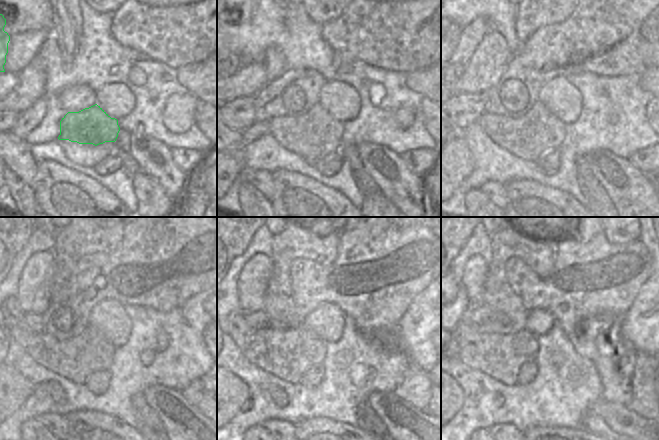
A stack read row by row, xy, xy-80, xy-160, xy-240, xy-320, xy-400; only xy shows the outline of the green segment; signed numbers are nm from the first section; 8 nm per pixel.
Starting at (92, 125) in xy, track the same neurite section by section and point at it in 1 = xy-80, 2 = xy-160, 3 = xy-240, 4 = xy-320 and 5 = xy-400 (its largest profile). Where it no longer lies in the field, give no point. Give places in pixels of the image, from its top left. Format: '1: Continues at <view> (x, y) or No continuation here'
1: Continues at xy-80 (312, 135)
2: Continues at xy-160 (537, 132)
3: Continues at xy-240 (76, 359)
4: Continues at xy-320 (286, 354)
5: Continues at xy-400 (499, 356).

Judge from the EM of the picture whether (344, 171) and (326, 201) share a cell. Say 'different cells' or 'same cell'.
different cells

